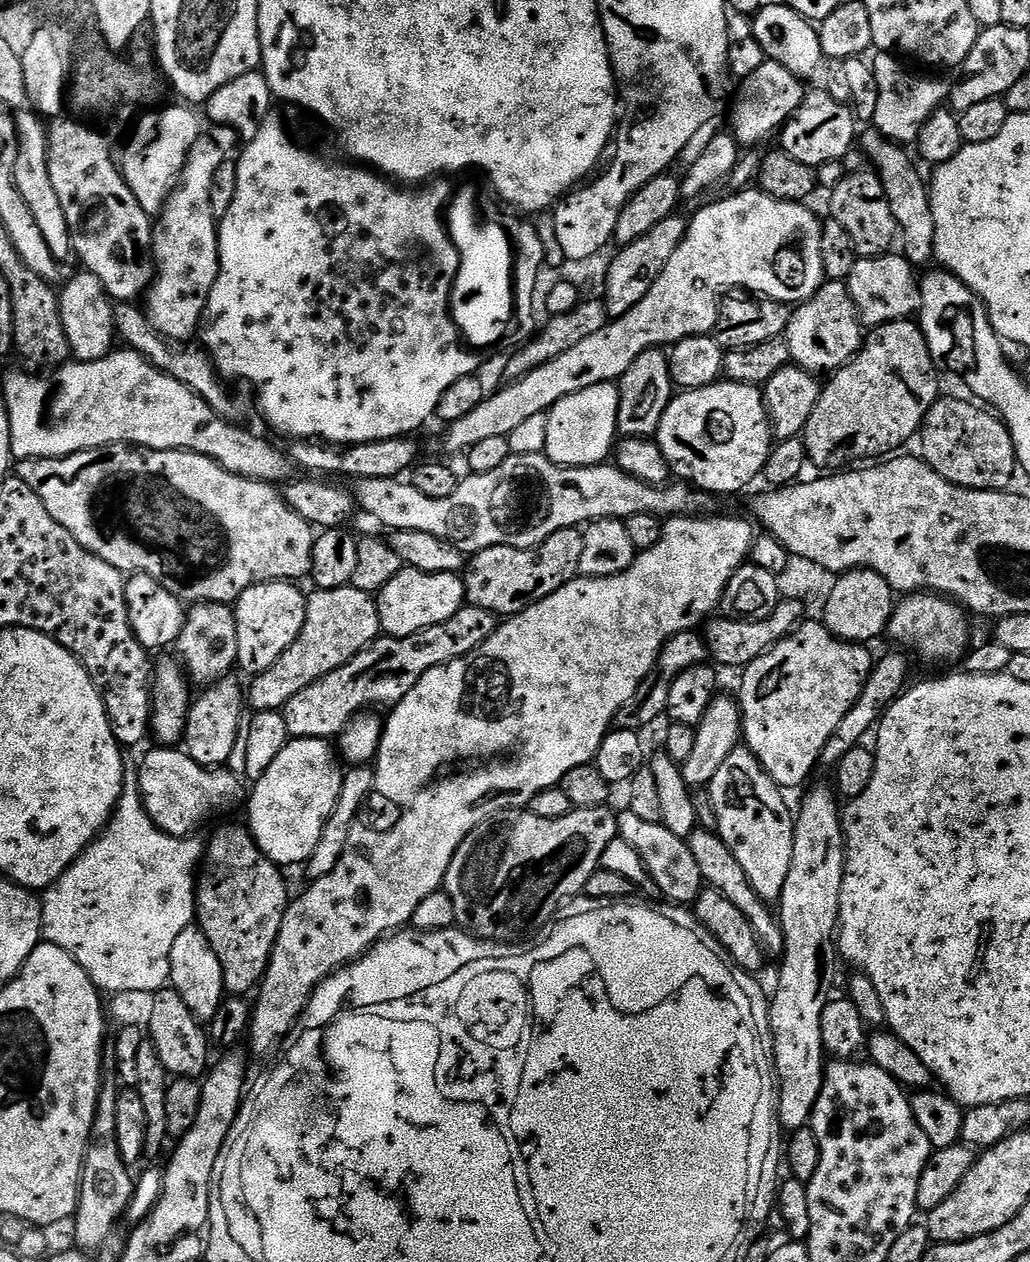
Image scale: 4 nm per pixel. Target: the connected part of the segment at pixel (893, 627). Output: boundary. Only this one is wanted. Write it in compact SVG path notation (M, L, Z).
M917 592L908 594L903 597L904 600L895 605L892 610L892 617L888 623L886 633L887 639L892 639L893 645L899 646L901 649L909 650L913 648L918 655L924 660L929 660L932 664L948 664L951 660L959 661L961 657L969 651L968 644L968 619L969 613L965 611L961 605L954 600L949 600L940 594L929 594L927 592Z

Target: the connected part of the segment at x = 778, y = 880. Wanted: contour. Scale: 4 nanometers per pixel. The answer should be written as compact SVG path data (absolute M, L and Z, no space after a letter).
M741 746L733 750L730 758L722 762L718 774L714 774L712 783L706 789L707 795L712 797L712 809L718 818L716 832L730 846L730 854L738 858L738 866L746 870L746 878L750 878L750 886L764 899L765 902L779 901L783 887L786 886L786 876L790 874L790 858L794 858L794 830L796 822L793 809L788 809L784 801L785 793L767 774L764 768L756 761L756 757Z

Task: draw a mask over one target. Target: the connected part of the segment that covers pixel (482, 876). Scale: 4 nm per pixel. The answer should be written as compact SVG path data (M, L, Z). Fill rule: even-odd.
M608 806L603 808L578 808L570 814L566 814L566 818L560 818L558 820L538 818L531 810L513 810L473 830L470 835L464 839L462 846L458 846L458 850L446 870L444 883L442 885L443 891L450 894L452 914L455 923L459 925L463 931L467 932L468 935L475 936L477 940L496 941L499 944L519 944L531 938L536 932L540 932L552 924L556 919L556 913L568 904L569 901L575 900L585 891L583 888L591 882L592 875L598 872L600 868L602 850L606 850L606 846L610 846L610 842L617 839L618 816L615 811L612 813L610 809L611 807Z

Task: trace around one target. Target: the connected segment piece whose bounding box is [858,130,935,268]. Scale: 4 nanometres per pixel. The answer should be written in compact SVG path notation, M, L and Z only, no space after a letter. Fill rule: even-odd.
M869 130L858 140L859 147L864 147L871 167L880 177L886 198L890 202L890 210L894 210L894 218L898 229L900 246L903 246L902 255L911 262L915 268L933 261L934 246L934 214L932 213L932 197L927 183L920 181L912 160L907 156L905 149L893 140L887 140L881 132Z

